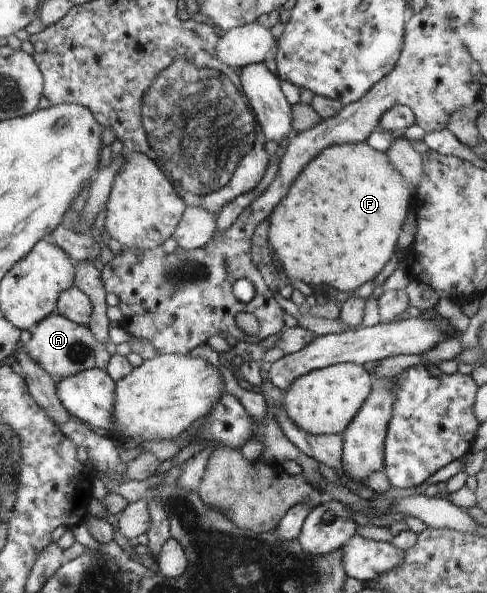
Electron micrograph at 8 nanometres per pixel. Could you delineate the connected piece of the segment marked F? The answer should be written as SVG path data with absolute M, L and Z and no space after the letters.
M355 143L355 144L336 144L325 148L321 151L303 171L300 172L300 176L296 178L295 182L291 186L288 194L284 196L284 199L280 202L279 206L273 210L271 216L269 216L270 225L268 230L269 244L277 260L279 260L281 266L283 266L287 276L293 281L305 282L309 286L319 286L319 284L327 284L327 286L333 286L335 290L339 290L341 295L349 295L353 290L357 290L361 284L365 284L367 280L375 278L381 268L391 260L395 248L397 248L397 238L401 234L401 226L403 226L403 220L407 218L407 212L409 212L409 200L411 200L410 189L407 183L404 182L400 172L397 172L393 165L389 163L387 155L384 152L377 152L373 150L369 144Z

